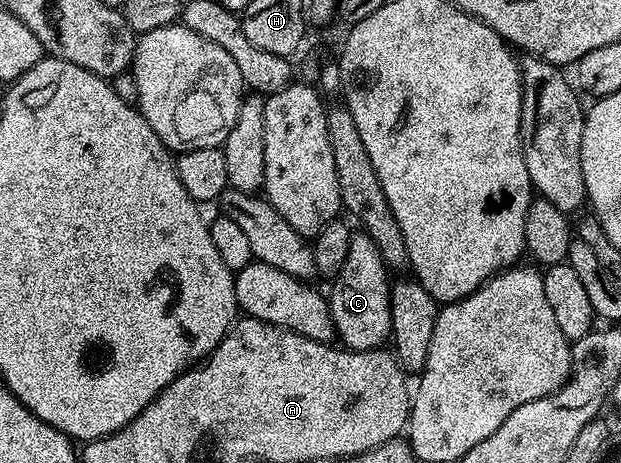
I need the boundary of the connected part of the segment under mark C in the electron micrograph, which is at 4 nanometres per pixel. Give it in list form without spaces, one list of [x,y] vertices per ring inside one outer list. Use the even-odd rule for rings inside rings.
[[[365,234],[351,235],[348,259],[344,261],[344,266],[340,266],[340,274],[333,277],[334,289],[328,292],[334,331],[349,351],[363,352],[387,343],[390,336],[391,283],[386,263],[372,238]]]

